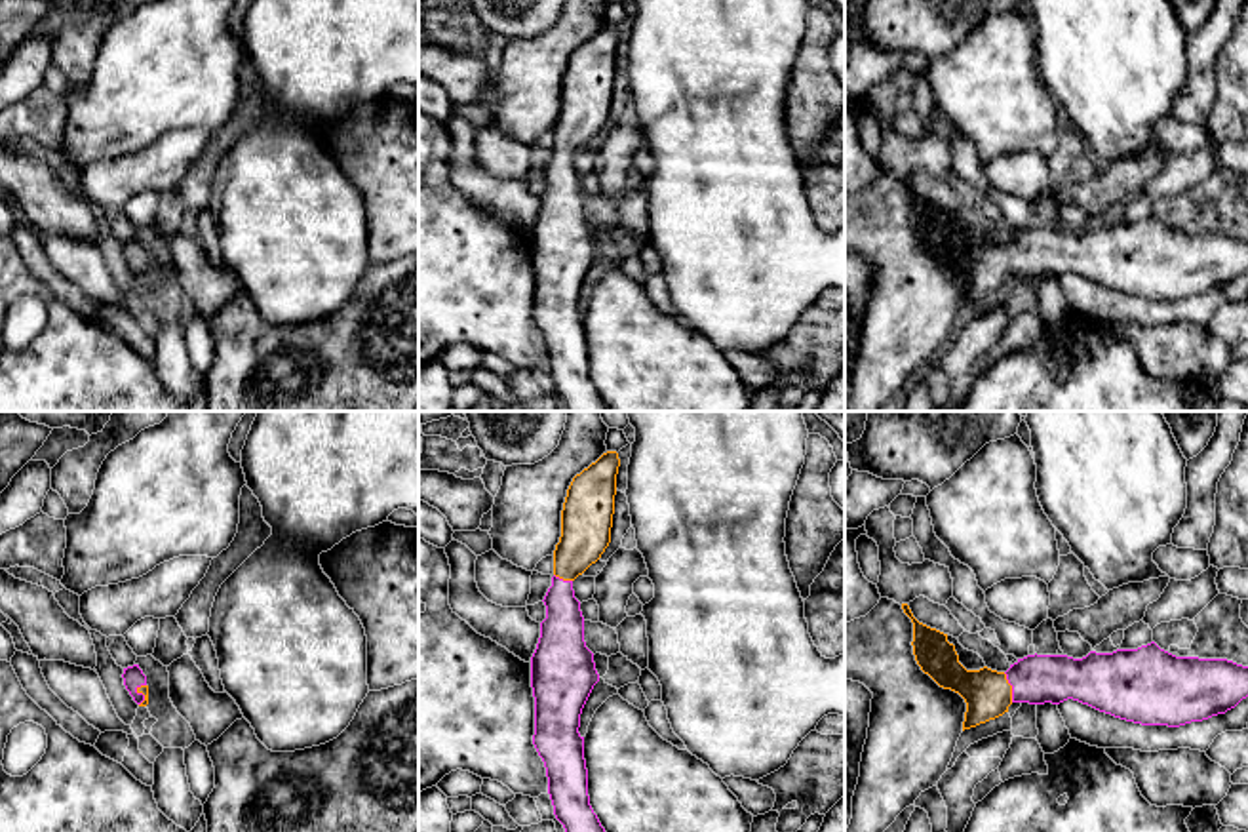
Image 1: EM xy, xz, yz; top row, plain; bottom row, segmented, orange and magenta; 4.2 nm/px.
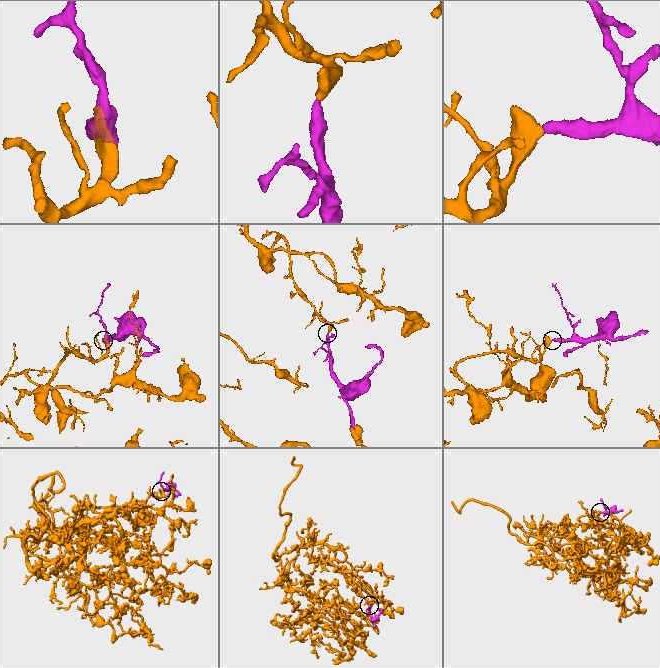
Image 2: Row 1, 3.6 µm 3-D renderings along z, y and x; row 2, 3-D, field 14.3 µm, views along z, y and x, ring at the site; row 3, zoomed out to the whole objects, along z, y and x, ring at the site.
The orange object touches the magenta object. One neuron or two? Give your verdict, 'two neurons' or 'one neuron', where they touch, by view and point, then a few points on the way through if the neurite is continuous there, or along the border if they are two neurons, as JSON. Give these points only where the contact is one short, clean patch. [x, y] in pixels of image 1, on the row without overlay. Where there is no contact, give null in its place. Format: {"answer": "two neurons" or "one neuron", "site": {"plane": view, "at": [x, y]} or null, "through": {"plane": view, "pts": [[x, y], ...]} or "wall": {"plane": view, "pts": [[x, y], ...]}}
{"answer": "one neuron", "site": {"plane": "yz", "at": [1011, 261]}, "through": {"plane": "yz", "pts": [[988, 267], [1011, 261], [1035, 252]]}}

